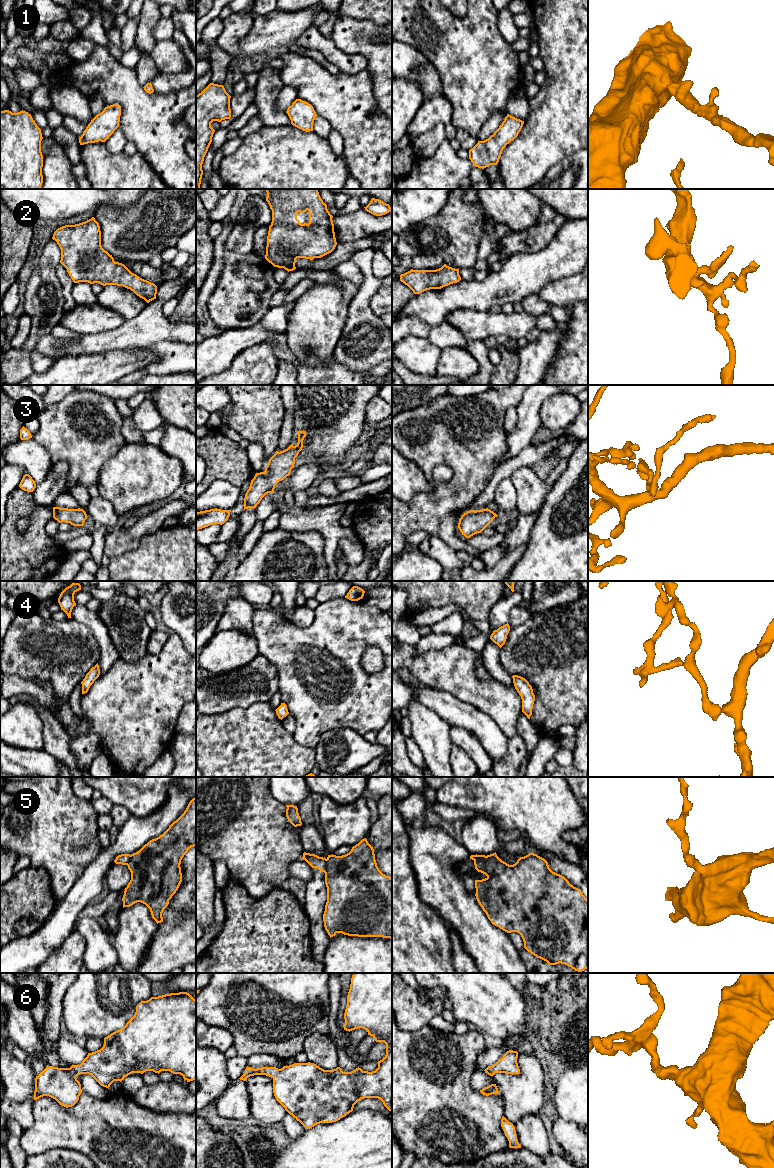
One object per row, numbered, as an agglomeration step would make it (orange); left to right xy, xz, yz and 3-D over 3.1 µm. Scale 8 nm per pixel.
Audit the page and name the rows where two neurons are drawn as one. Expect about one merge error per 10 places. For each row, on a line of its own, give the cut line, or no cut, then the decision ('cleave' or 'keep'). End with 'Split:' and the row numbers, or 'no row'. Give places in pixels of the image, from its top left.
1: cut none; keep
2: cut none; keep
3: cut none; keep
4: cut none; keep
5: cut yz (486, 856), (474, 860); cleave
6: cut none; keep
Split: 5

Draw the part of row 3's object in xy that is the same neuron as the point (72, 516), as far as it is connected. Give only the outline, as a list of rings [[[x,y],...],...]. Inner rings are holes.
[[[53,507],[53,518],[59,523],[70,523],[73,526],[83,526],[87,519],[87,514],[83,509],[68,509]]]

